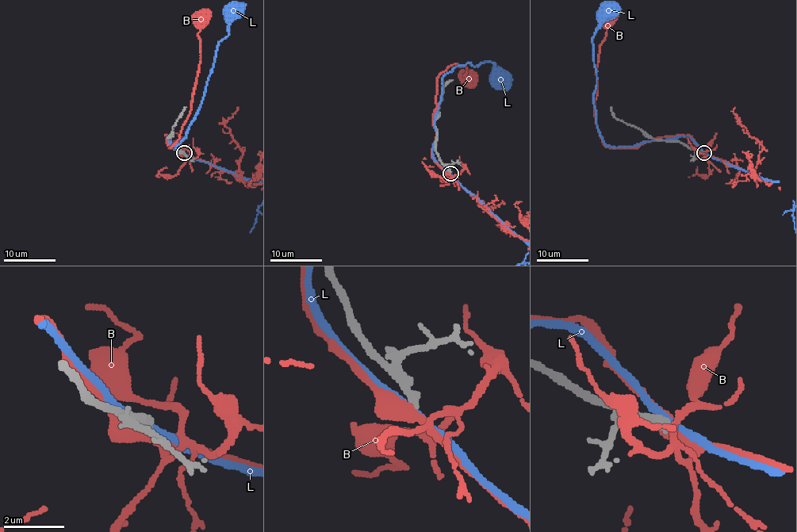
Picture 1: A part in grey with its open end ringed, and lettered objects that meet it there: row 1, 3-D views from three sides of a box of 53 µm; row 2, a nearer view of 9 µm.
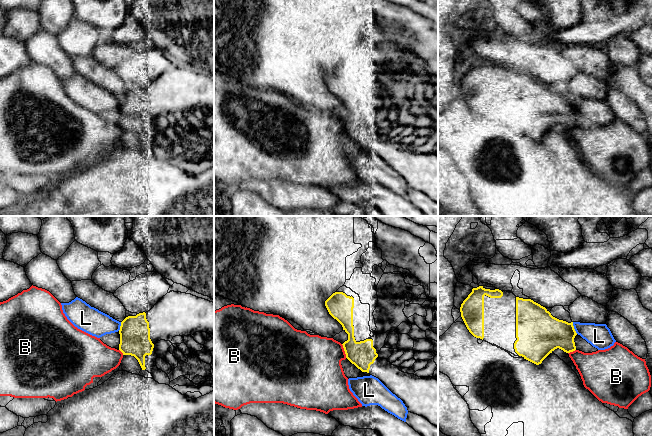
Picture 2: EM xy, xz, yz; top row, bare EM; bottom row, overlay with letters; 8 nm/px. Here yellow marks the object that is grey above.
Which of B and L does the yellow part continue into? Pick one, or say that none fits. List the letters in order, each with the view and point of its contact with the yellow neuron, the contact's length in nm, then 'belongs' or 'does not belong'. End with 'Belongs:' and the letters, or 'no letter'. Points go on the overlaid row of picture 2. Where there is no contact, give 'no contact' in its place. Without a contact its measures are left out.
B: meets yellow in xz at (344, 350); contact 120 nm long; does not belong
L: meets yellow in yz at (573, 328); contact 100 nm long; does not belong
Belongs: no letter

